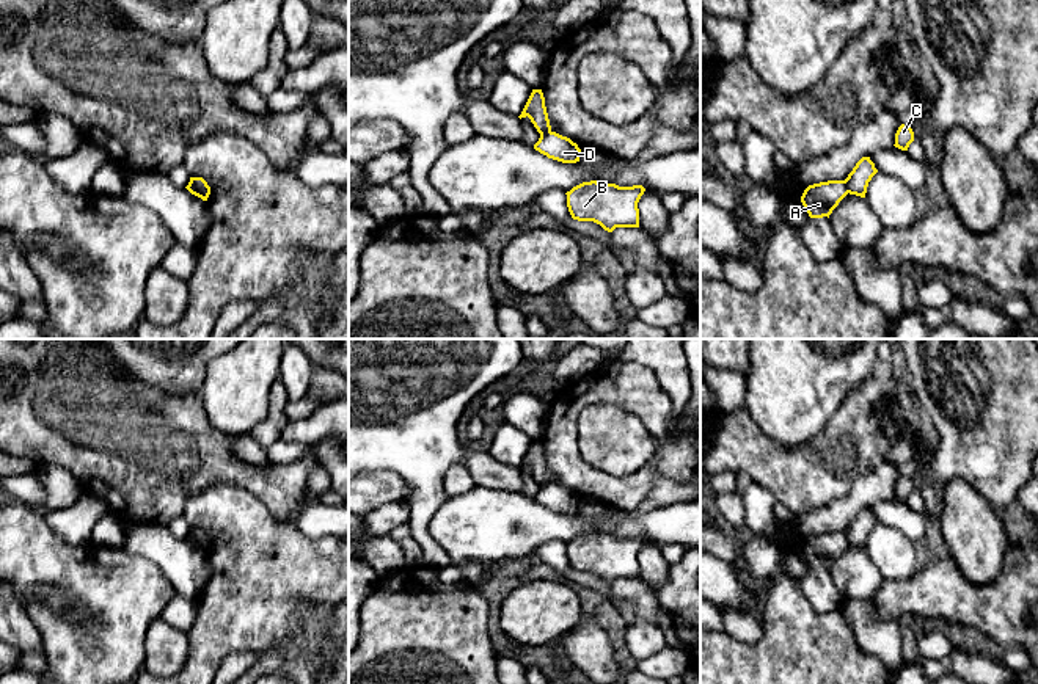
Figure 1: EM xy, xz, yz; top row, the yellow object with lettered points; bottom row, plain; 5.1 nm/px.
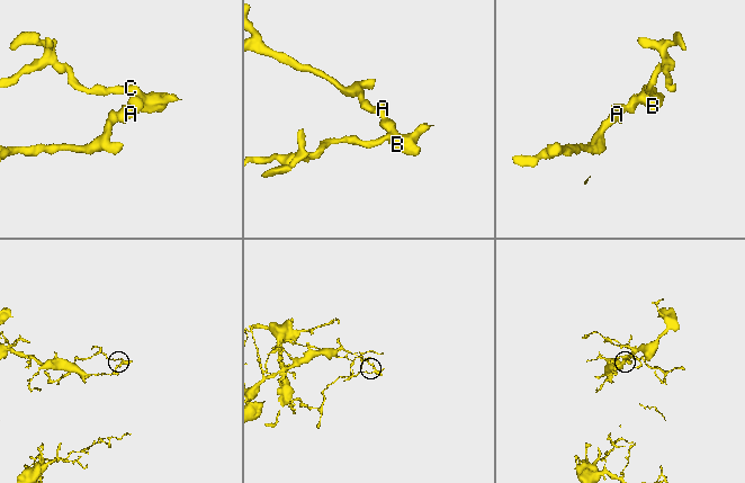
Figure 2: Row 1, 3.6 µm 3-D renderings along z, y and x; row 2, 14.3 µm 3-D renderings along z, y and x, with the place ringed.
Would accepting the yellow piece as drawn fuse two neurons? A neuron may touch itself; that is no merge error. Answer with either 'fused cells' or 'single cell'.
fused cells

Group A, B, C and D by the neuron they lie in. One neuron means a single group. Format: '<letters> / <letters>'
A / B C D

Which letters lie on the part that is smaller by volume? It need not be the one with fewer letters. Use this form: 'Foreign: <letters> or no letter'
Foreign: B, C, D

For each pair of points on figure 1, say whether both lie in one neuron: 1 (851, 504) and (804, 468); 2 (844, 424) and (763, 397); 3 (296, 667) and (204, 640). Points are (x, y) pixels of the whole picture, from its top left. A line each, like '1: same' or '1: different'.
1: different
2: different
3: different

